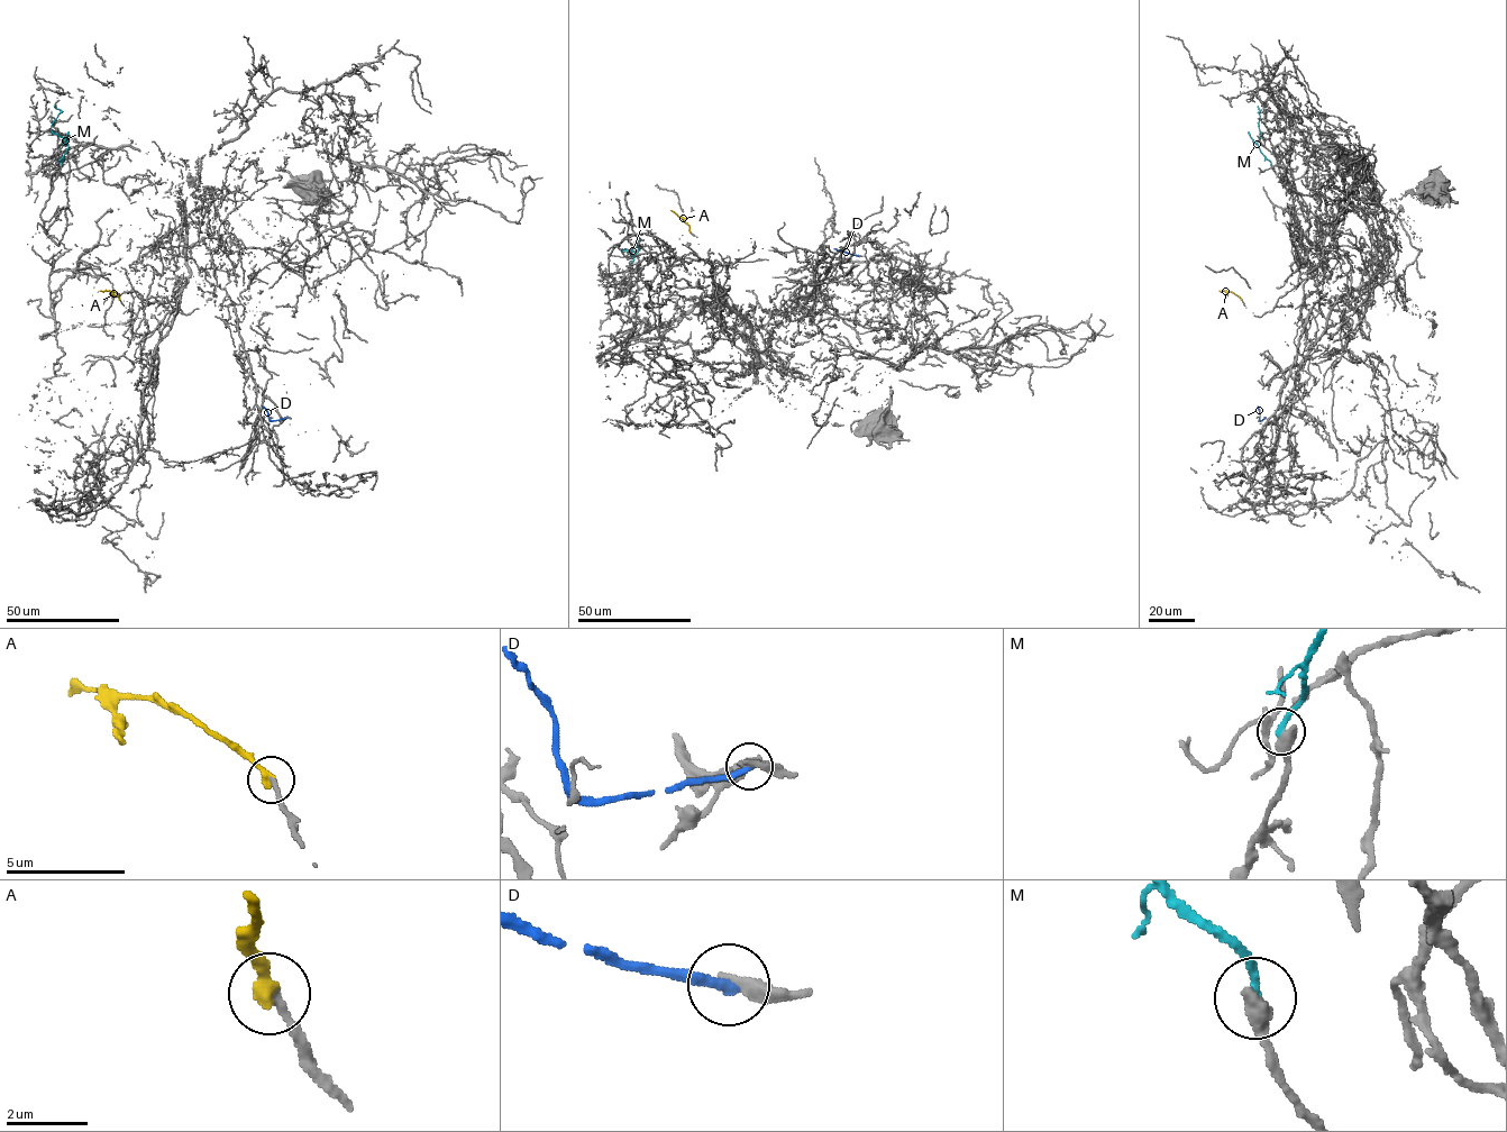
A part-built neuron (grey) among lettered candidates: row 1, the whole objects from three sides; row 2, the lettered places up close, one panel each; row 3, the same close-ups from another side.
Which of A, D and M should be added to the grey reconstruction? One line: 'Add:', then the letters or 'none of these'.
Add: A

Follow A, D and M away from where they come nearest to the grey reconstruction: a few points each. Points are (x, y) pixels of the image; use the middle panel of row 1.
A: (690, 233), (690, 226), (670, 210)
D: (857, 255), (834, 248)
M: (631, 262), (639, 248), (621, 249), (632, 250), (624, 248)

